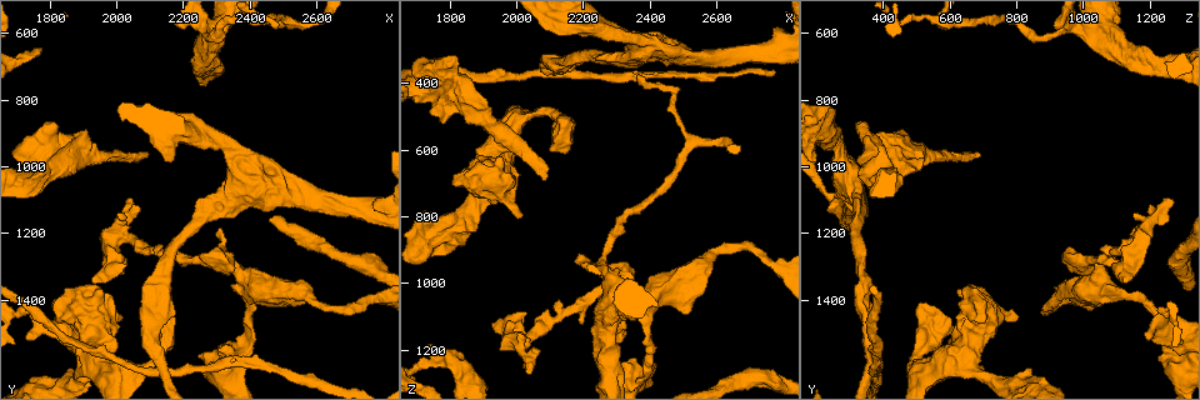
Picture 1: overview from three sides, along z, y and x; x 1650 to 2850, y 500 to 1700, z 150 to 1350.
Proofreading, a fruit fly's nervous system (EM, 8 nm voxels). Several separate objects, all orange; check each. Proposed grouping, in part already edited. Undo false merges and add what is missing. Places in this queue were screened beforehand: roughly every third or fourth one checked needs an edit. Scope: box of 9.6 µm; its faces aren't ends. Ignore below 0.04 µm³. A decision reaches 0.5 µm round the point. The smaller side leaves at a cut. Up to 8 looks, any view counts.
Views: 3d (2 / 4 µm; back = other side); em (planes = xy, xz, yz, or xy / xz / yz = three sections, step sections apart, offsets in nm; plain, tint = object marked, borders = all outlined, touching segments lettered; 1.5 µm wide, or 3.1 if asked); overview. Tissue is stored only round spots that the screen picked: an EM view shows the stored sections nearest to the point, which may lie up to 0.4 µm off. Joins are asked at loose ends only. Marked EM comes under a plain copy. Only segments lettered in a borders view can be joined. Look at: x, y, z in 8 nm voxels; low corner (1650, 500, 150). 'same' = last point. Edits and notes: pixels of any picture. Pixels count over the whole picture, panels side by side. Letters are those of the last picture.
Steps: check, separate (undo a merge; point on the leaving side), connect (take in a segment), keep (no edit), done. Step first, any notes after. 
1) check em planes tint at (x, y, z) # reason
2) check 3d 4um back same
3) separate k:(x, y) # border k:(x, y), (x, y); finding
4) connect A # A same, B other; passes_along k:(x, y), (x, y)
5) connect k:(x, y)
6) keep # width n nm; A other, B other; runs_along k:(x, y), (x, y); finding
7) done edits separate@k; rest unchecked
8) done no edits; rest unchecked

check 3d 4um at (2160, 1420, 520) # stops while still wide

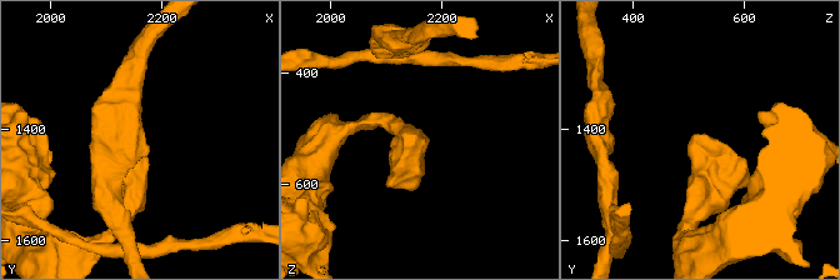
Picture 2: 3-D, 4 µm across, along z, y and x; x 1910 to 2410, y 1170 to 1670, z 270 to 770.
check em planes tint at (2155, 1410, 515) # need the tissue

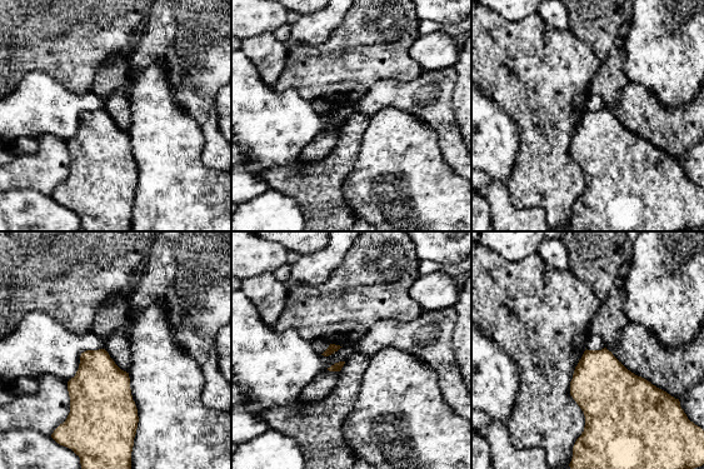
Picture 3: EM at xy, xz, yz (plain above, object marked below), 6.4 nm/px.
check em planes borders same

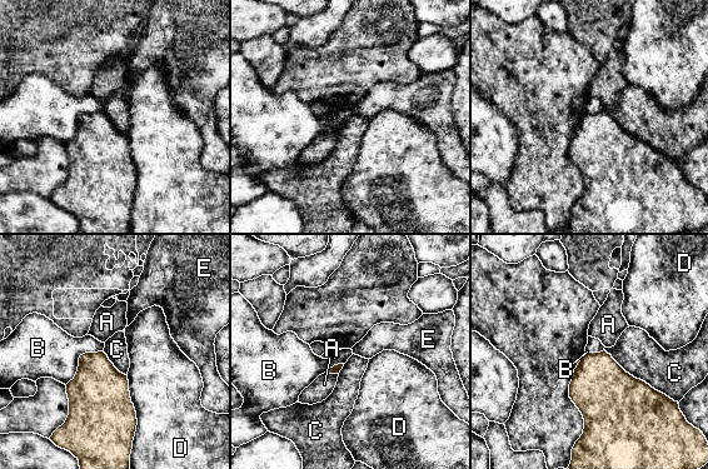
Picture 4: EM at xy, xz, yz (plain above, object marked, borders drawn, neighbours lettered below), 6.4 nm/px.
keep # longest_contact C 500 nm; A other, B other, C other, D other, E other; border 4:(103, 350), (84, 353), (65, 384); no lettered segment goes on from it

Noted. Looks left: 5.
check 3d 2um at (2130, 1620, 360) # four-way junction

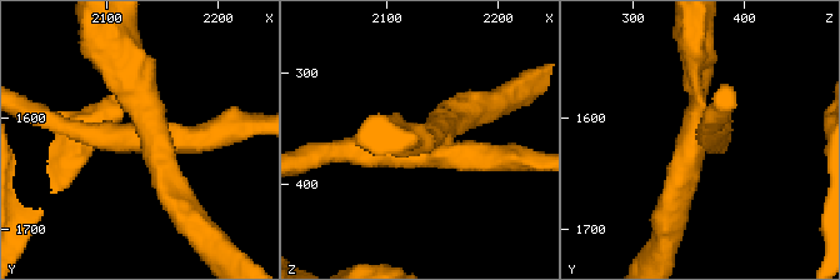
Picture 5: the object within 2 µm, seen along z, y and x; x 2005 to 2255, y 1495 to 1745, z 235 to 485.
check em xy step 8 tint at (2140, 1614, 364) # shape alone is not enough

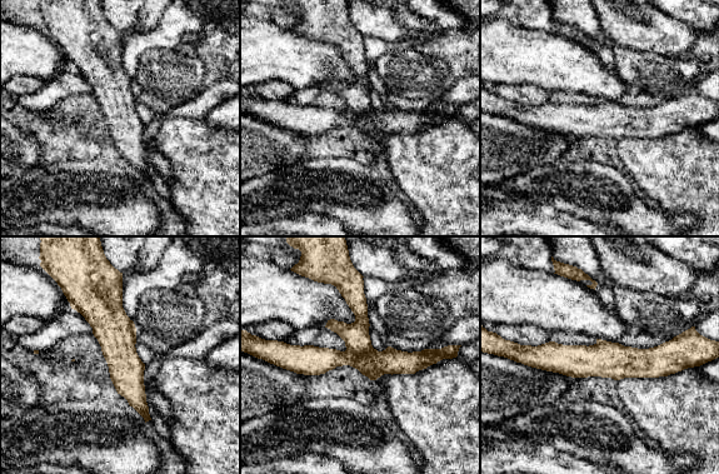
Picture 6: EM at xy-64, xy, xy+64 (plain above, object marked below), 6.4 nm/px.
check em planes borders same

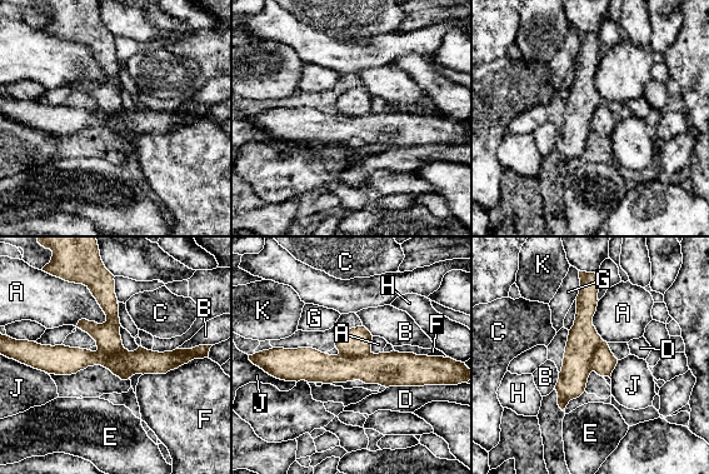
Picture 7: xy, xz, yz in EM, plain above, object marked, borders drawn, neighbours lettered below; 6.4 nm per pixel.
separate 7:(388, 369) # width 190 nm; A other, B other, C other, D other, E other, F other, G other, H other, J other, K other; border 7:(370, 352), (365, 355), (339, 354); two neurons meet here

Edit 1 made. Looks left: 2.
check 3d 4um at (2040, 1100, 1260)

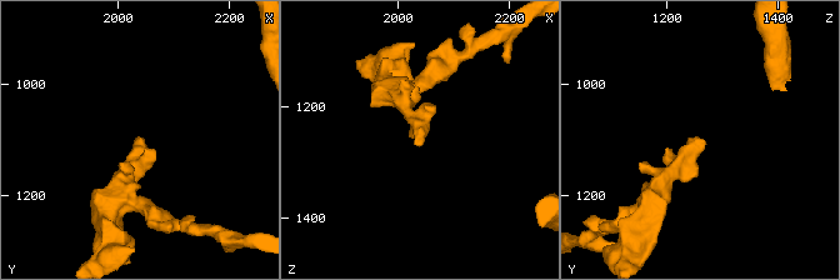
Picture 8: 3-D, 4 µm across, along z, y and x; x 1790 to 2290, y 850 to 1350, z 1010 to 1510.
check em yz step 4 borders at (2040, 1105, 1265) # now the EM

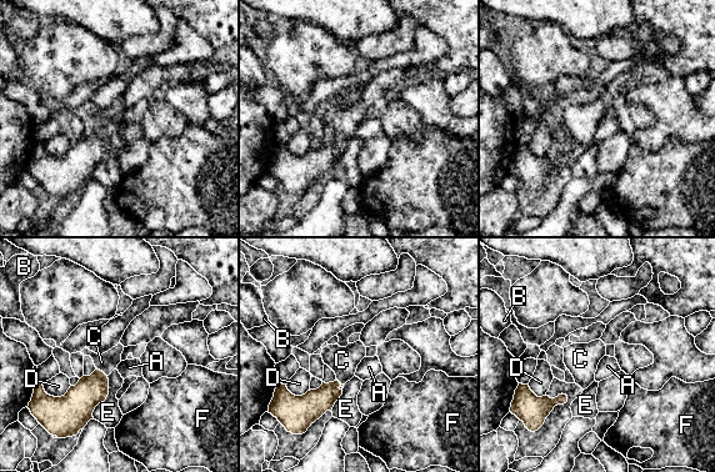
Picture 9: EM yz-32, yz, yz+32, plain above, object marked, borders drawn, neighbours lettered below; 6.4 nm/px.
keep # A other, B other, C other, D other, E other, F other; border 9:(108, 376), (108, 396), (93, 418); no lettered segment goes on from it

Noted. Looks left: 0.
done edits separate@7; rest unchecked

